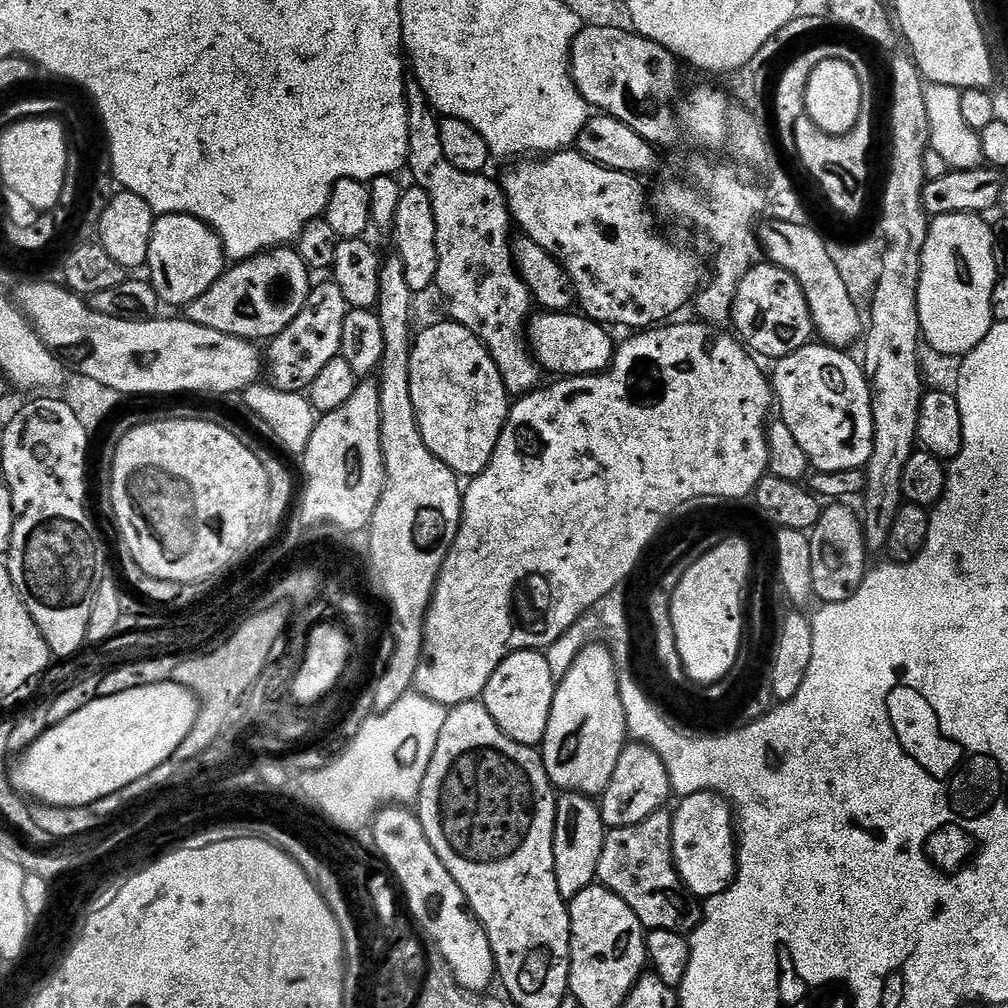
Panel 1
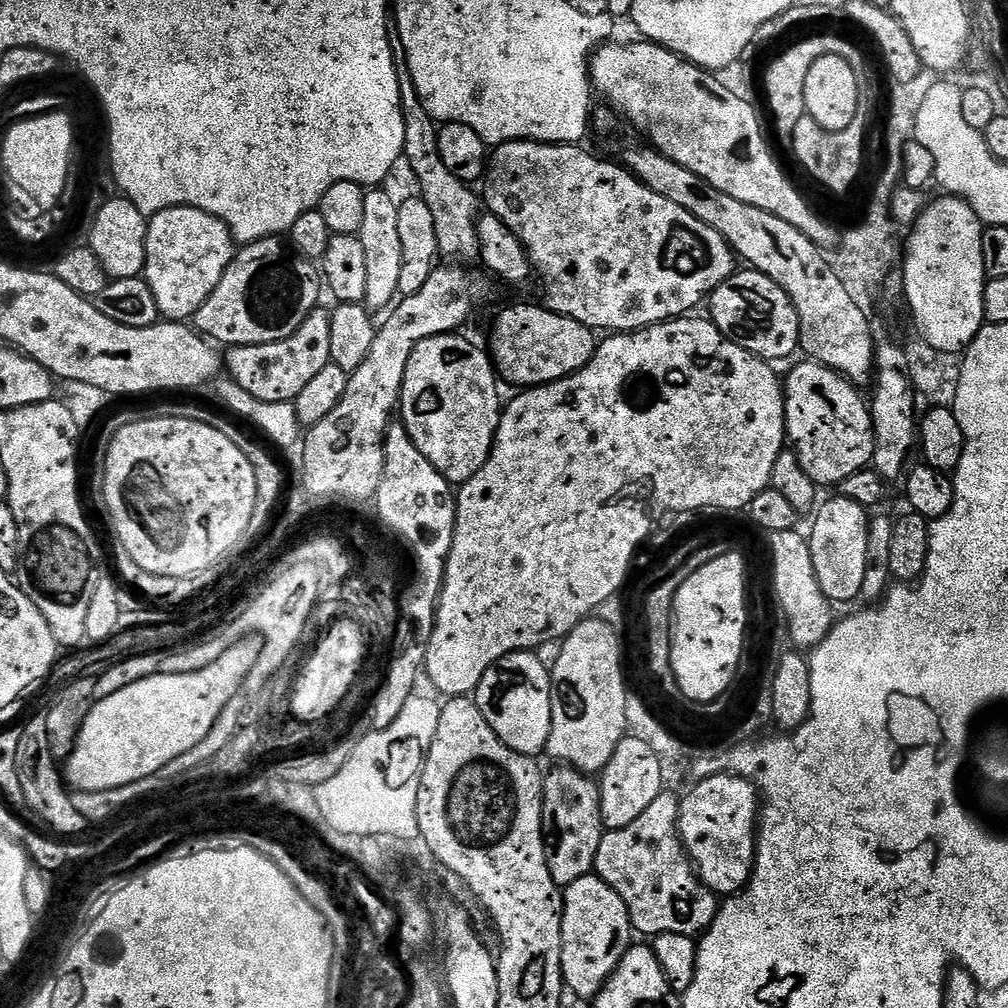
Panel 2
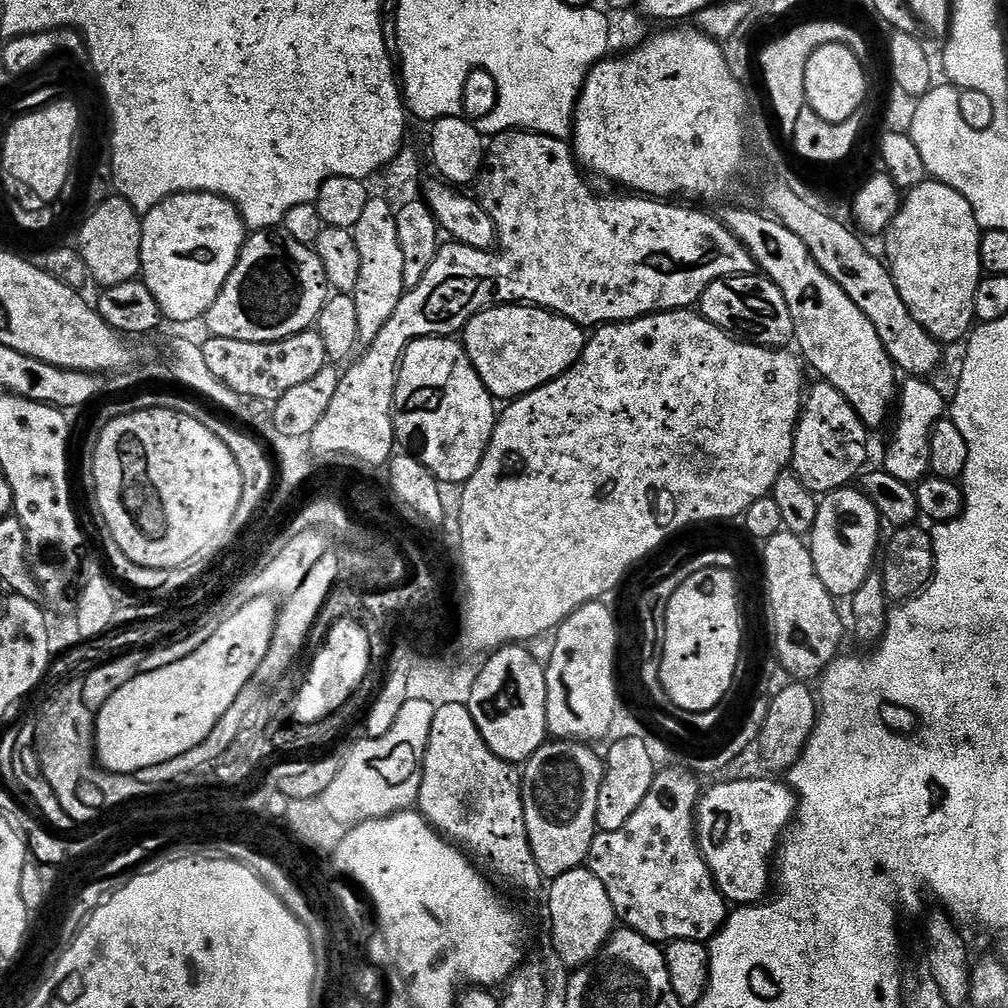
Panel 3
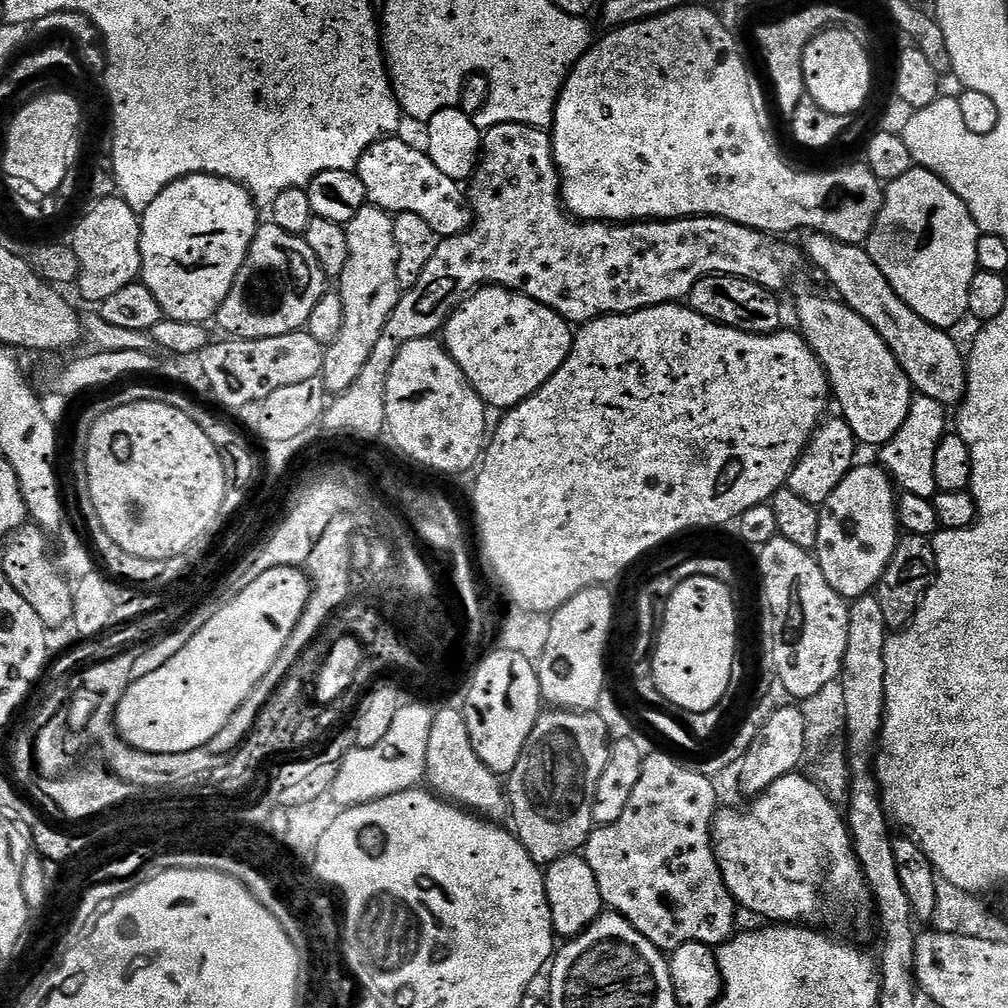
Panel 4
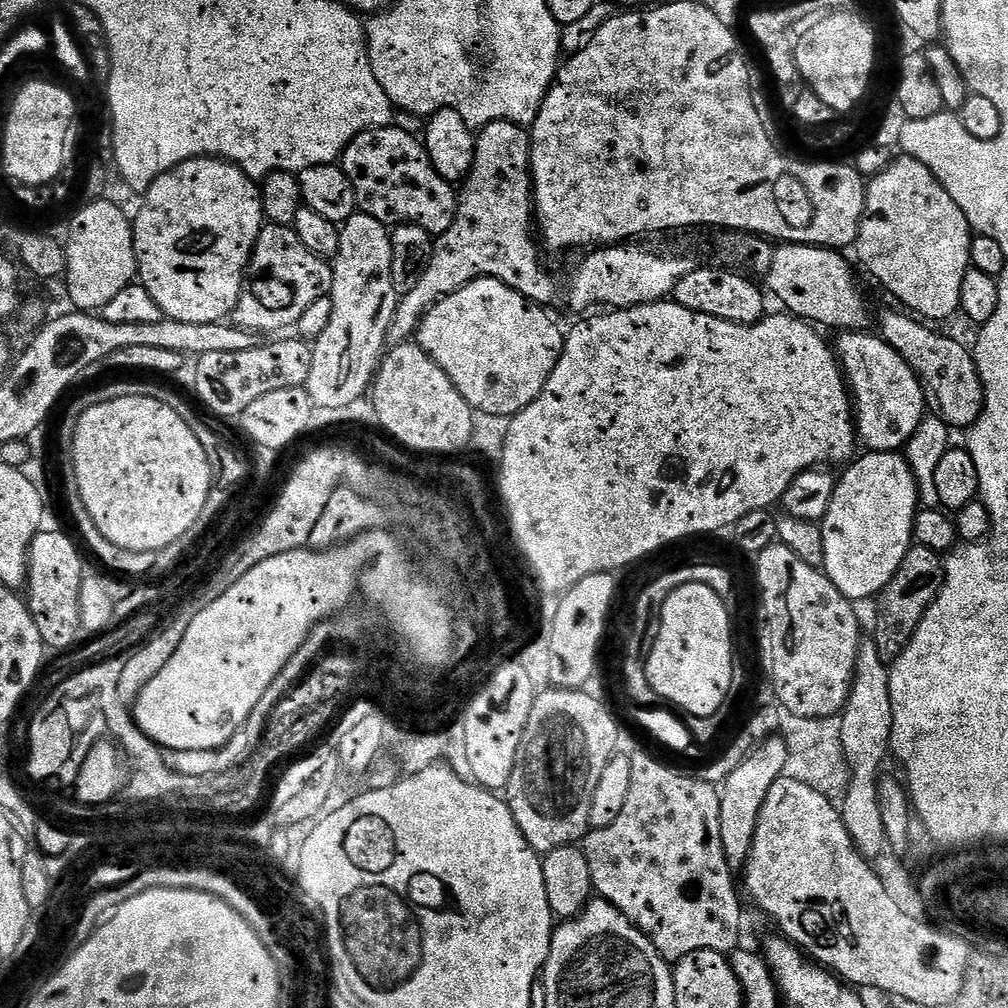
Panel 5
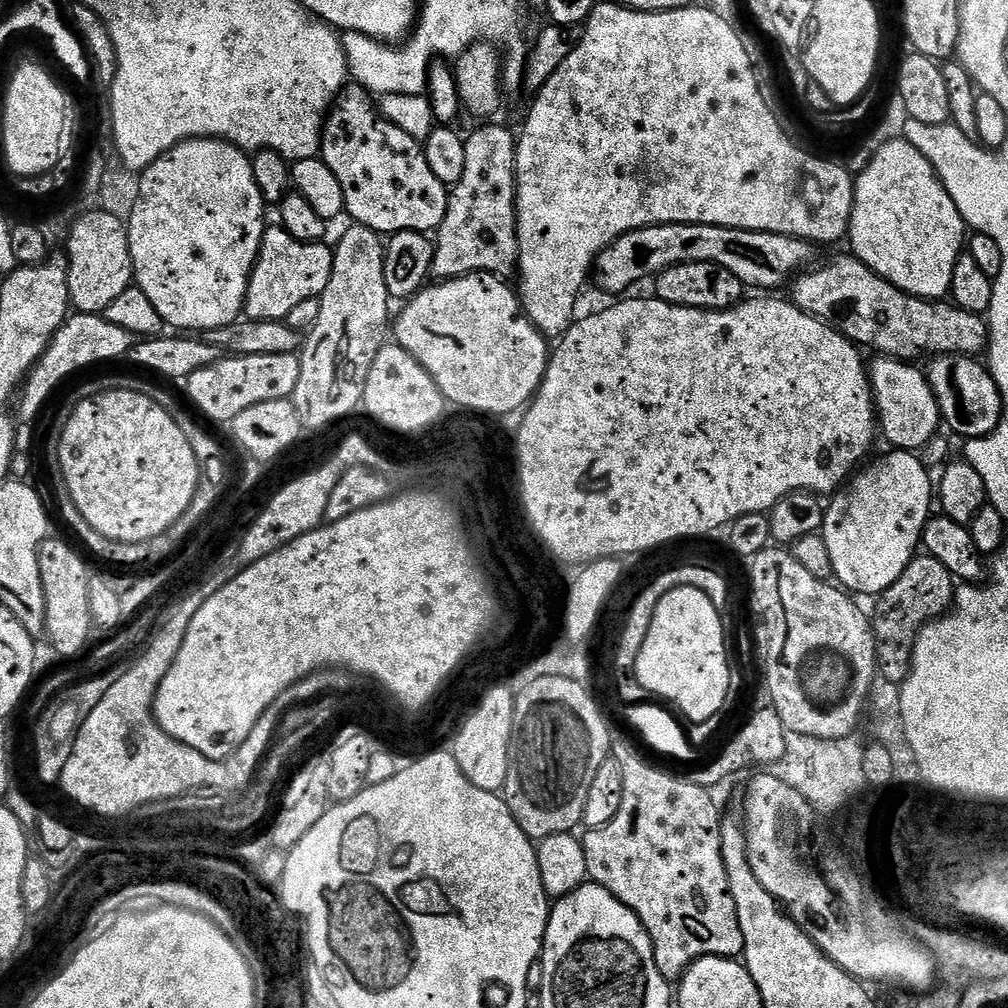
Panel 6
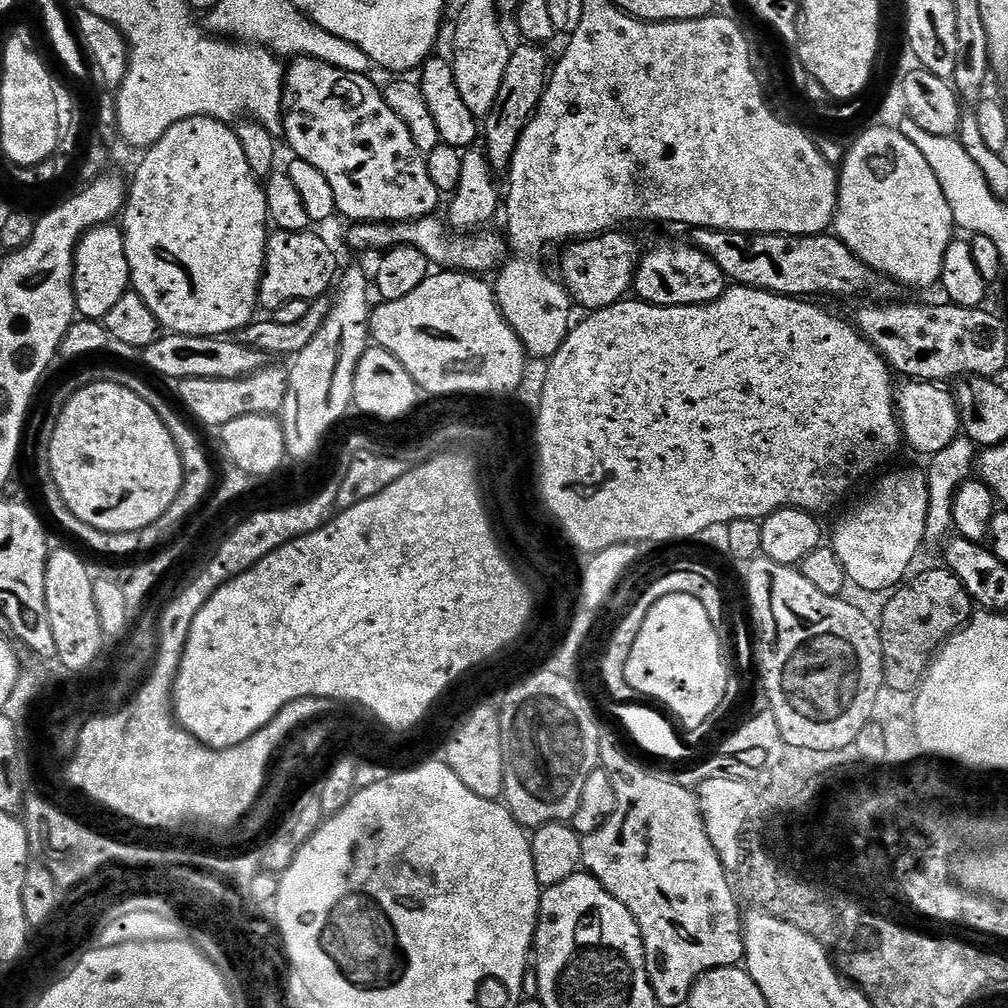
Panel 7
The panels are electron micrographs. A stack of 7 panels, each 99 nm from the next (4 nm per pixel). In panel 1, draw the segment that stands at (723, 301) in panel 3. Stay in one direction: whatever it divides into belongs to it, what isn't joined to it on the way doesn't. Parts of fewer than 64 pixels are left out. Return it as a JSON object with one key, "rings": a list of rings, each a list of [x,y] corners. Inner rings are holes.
{"rings":[[[771,262],[753,263],[738,282],[732,303],[731,327],[745,348],[757,357],[775,362],[813,339],[814,329],[810,306],[799,282],[786,270]]]}

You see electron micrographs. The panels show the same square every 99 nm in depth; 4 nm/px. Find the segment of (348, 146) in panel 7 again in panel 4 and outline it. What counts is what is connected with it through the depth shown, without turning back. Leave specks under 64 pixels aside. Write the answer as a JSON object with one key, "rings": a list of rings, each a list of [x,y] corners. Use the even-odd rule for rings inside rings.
{"rings":[[[400,138],[374,142],[356,164],[354,171],[362,178],[362,186],[366,186],[368,204],[389,214],[418,214],[441,238],[457,236],[472,227],[474,217],[465,189],[438,170],[423,147],[411,148],[406,141],[396,139]]]}

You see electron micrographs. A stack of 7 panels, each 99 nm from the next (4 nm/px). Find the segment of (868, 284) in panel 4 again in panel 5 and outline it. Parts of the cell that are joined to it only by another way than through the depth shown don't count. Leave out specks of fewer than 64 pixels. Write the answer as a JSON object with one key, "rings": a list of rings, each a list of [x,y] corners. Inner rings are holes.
{"rings":[[[904,310],[899,311],[888,312],[881,318],[880,328],[878,328],[879,335],[883,336],[885,342],[907,362],[910,370],[916,372],[916,377],[919,378],[924,391],[924,403],[927,411],[931,415],[943,419],[952,430],[971,428],[984,412],[984,383],[980,381],[980,375],[976,369],[975,355],[969,349],[952,341],[948,336],[941,334],[935,327],[921,322],[915,315]]]}

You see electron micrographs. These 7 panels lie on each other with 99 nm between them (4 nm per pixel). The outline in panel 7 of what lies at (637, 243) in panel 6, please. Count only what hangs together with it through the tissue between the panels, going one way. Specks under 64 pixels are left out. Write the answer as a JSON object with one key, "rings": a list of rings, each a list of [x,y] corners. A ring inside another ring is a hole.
{"rings":[[[694,228],[691,229],[690,235],[692,235],[692,237],[690,237],[691,243],[695,245],[695,247],[702,249],[702,251],[704,251],[704,253],[707,254],[707,256],[711,258],[711,260],[714,261],[714,263],[716,263],[720,269],[722,269],[725,277],[727,277],[727,279],[736,286],[743,286],[745,288],[761,288],[764,292],[776,292],[779,296],[794,296],[797,298],[820,298],[816,296],[868,296],[864,298],[871,298],[873,301],[876,302],[892,302],[897,299],[896,291],[898,291],[898,285],[896,281],[890,280],[888,279],[888,277],[880,275],[880,273],[874,271],[873,268],[870,268],[868,267],[868,265],[863,264],[863,262],[860,261],[860,259],[857,258],[856,255],[854,255],[854,253],[851,252],[851,250],[849,250],[844,245],[844,243],[835,236],[835,234],[825,234],[823,236],[779,236],[777,232],[735,232],[734,230],[718,230],[717,228]],[[613,230],[610,232],[601,232],[598,236],[589,236],[585,239],[569,243],[563,249],[560,256],[559,279],[562,281],[565,290],[572,297],[573,305],[580,304],[589,313],[597,312],[600,308],[609,308],[617,304],[619,300],[625,299],[633,291],[636,278],[636,268],[640,265],[642,248],[636,245],[636,240],[632,236],[627,236],[627,231]]]}

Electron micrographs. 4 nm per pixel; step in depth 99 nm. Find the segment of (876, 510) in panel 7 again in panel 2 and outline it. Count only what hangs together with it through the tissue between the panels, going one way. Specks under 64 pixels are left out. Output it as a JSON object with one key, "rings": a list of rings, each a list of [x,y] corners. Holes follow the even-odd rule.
{"rings":[[[839,494],[833,496],[833,500],[825,504],[823,501],[815,509],[816,521],[812,524],[810,543],[818,586],[822,586],[829,600],[839,602],[860,596],[862,578],[866,578],[866,538],[870,516],[862,506],[858,506],[858,502],[850,502],[850,498]]]}

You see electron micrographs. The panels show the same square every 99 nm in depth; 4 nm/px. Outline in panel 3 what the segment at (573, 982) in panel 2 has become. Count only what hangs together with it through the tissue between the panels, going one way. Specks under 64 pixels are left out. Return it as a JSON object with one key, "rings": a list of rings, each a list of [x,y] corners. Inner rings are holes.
{"rings":[[[575,868],[548,887],[548,916],[552,919],[552,948],[556,956],[568,967],[575,970],[588,965],[603,953],[605,944],[618,928],[618,917],[606,894],[606,886],[594,878],[589,868]]]}

